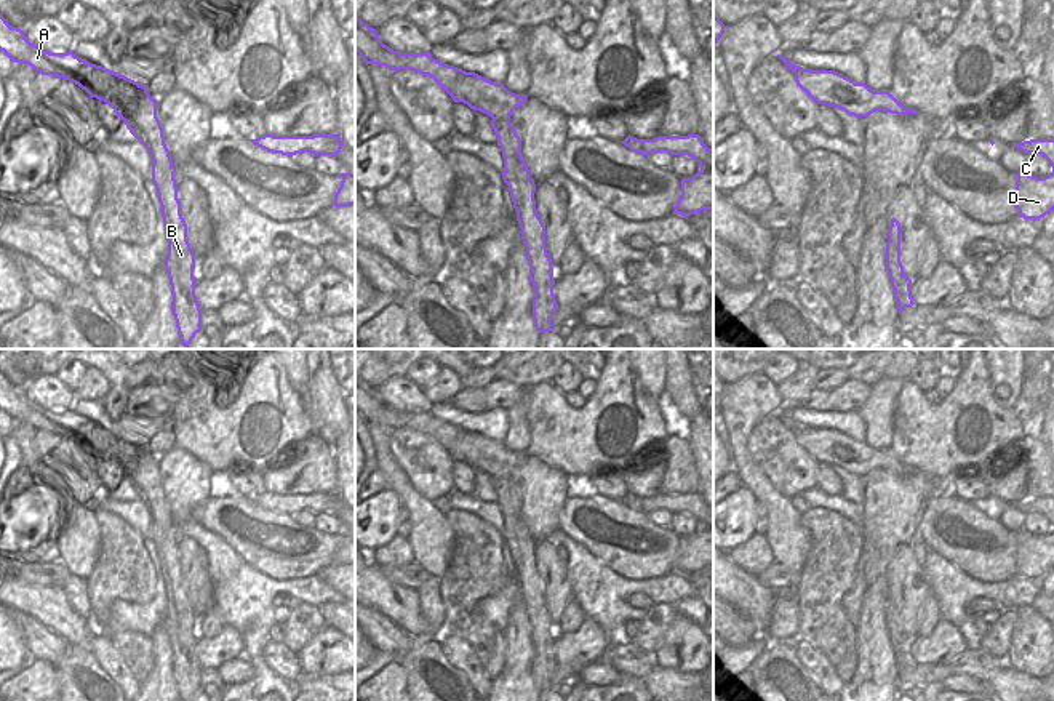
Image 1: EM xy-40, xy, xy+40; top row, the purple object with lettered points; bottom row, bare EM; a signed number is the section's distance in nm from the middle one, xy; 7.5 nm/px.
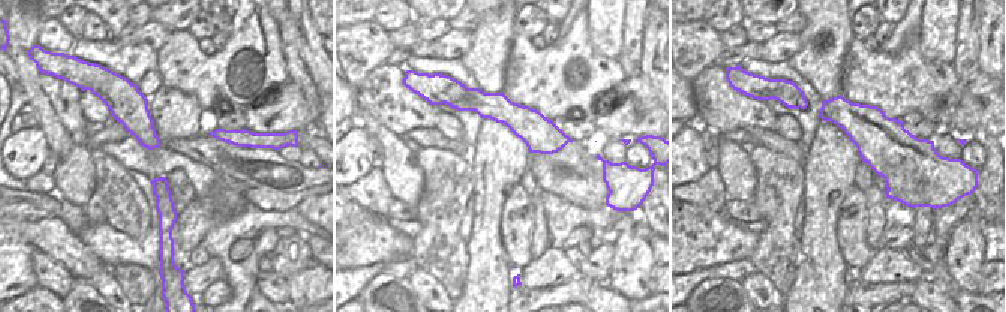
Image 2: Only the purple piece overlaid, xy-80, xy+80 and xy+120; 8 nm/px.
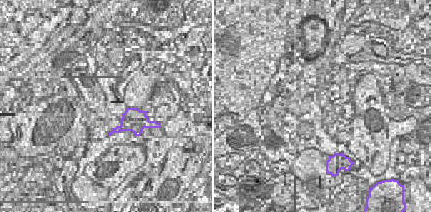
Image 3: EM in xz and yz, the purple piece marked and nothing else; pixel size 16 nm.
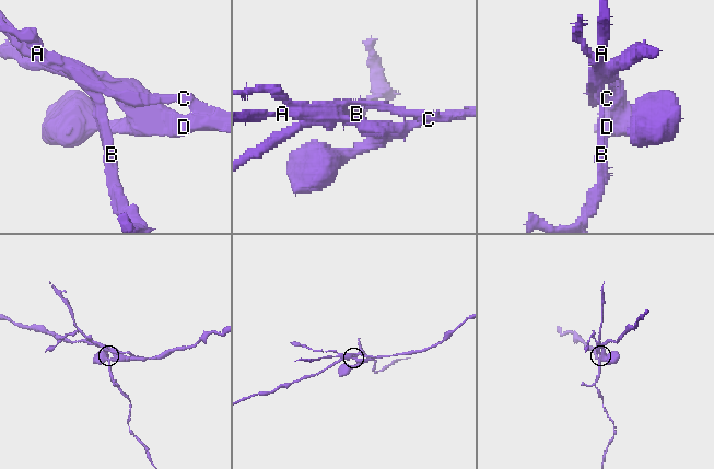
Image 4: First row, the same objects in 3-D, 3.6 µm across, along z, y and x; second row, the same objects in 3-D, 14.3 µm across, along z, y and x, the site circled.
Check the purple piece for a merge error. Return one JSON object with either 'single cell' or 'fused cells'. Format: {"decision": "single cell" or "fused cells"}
{"decision": "fused cells"}

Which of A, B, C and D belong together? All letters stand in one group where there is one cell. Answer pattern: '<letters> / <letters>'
A B C / D

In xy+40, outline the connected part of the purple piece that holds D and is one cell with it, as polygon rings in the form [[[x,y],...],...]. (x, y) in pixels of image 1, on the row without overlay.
[[[1054,530],[1044,536],[1017,531],[1016,567],[1019,576],[1041,578],[1054,568]]]

